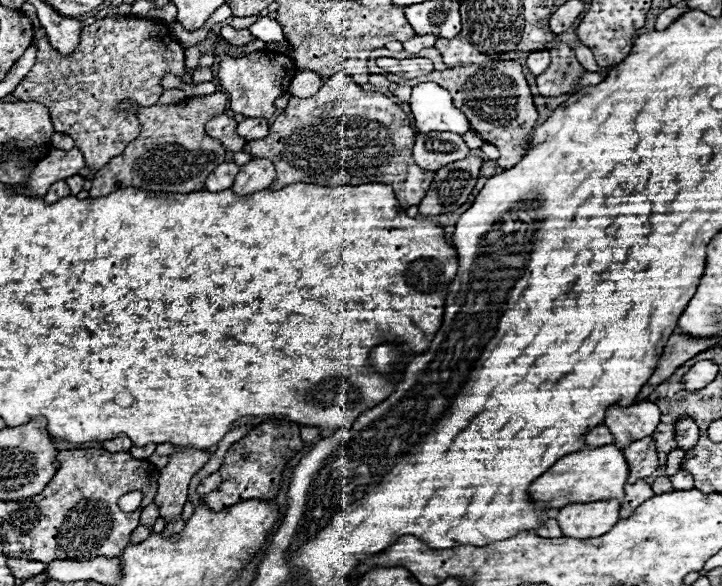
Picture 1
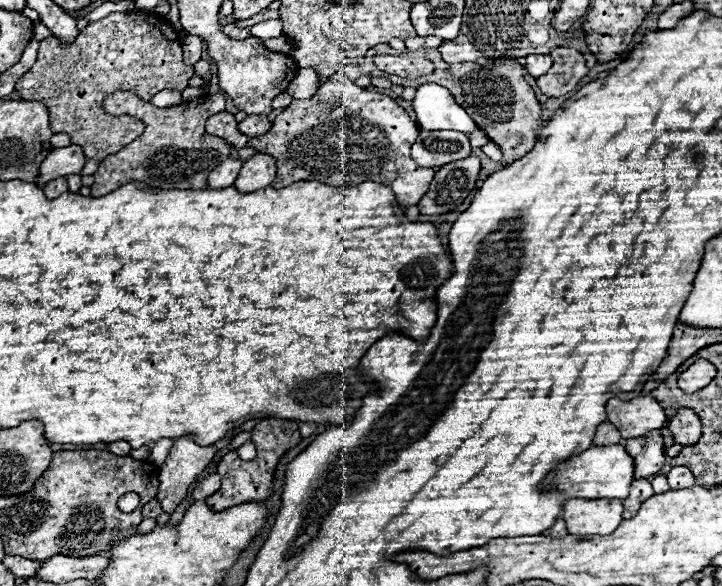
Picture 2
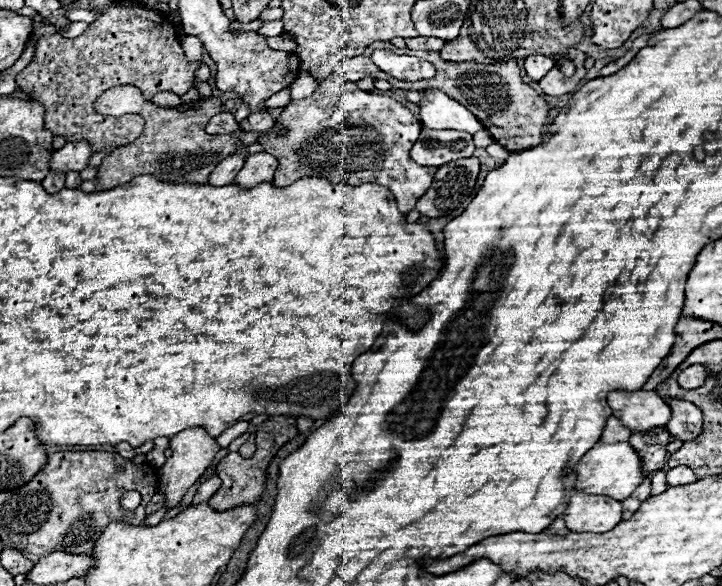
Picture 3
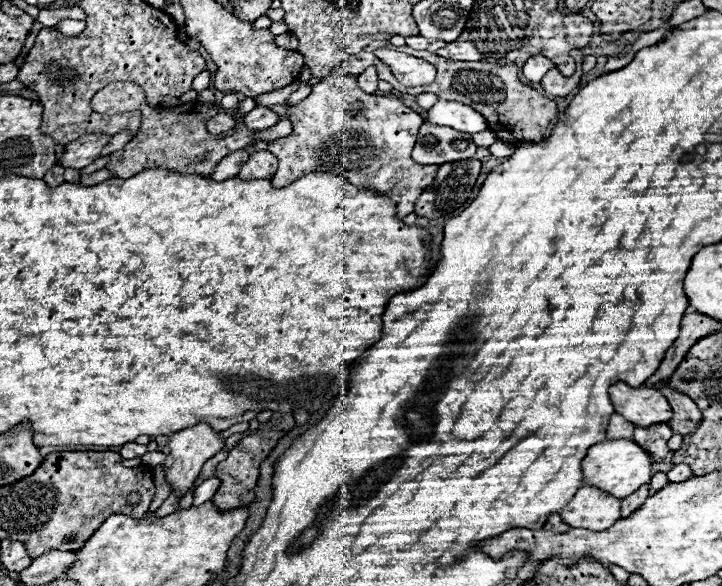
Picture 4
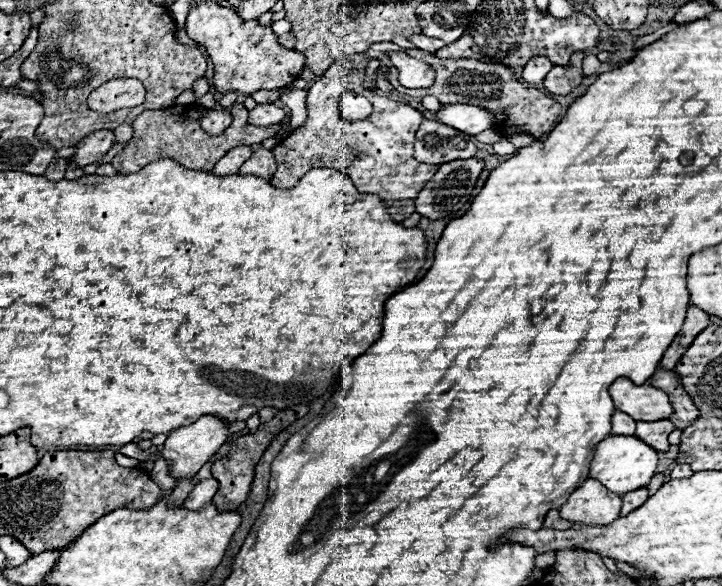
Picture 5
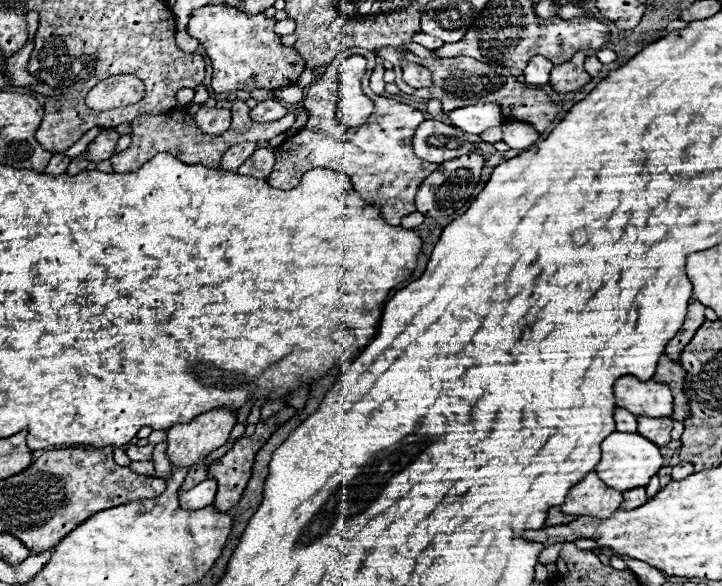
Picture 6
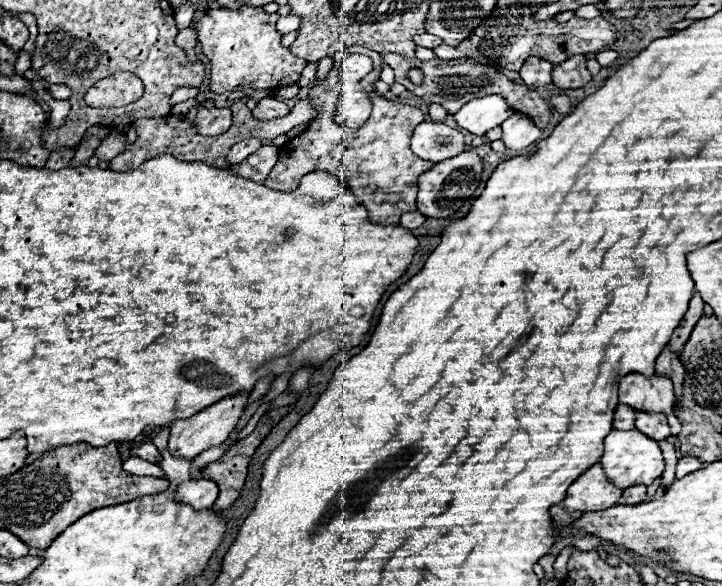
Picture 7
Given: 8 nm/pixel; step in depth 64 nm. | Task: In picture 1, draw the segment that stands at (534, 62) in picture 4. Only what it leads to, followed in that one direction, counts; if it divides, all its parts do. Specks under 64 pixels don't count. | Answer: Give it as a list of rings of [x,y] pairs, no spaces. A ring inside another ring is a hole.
[[[544,50],[544,52],[532,52],[532,54],[528,56],[528,60],[526,60],[526,66],[528,66],[528,70],[530,70],[534,76],[542,74],[542,72],[548,68],[548,64],[550,64],[550,56],[548,56],[546,50]]]

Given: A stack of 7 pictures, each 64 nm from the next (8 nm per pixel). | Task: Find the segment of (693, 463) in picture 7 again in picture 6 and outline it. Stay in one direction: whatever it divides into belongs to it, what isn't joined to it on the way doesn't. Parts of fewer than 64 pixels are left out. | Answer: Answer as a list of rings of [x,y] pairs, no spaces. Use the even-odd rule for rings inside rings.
[[[680,462],[678,466],[672,468],[670,476],[672,476],[674,480],[680,480],[680,478],[688,478],[688,474],[692,474],[692,472],[694,472],[694,466],[692,466],[690,462]]]

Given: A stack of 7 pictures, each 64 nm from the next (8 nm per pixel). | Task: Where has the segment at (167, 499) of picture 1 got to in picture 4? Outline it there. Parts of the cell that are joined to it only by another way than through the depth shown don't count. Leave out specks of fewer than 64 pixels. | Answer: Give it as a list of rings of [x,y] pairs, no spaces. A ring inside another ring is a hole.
[[[200,422],[192,428],[172,434],[168,448],[170,454],[164,462],[166,482],[172,486],[172,492],[184,496],[198,478],[204,462],[216,456],[224,444],[218,432]]]

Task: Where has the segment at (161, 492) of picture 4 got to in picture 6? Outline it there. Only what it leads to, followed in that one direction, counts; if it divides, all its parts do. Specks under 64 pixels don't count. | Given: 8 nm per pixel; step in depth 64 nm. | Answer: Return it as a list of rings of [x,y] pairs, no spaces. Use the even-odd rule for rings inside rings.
[[[160,442],[156,444],[156,450],[152,454],[152,462],[154,462],[154,476],[160,478],[160,480],[168,480],[170,474],[172,474],[172,466],[164,454],[166,450],[166,442]]]

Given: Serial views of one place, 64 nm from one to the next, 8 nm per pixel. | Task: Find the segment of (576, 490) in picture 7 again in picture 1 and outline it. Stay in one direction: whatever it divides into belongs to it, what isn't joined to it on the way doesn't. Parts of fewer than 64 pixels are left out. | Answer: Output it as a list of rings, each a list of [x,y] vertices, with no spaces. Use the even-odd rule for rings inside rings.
[[[598,500],[588,504],[570,504],[558,512],[558,526],[568,538],[592,538],[606,534],[618,516],[620,502],[618,500]]]

